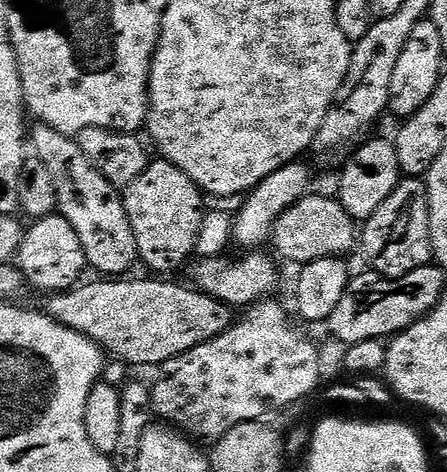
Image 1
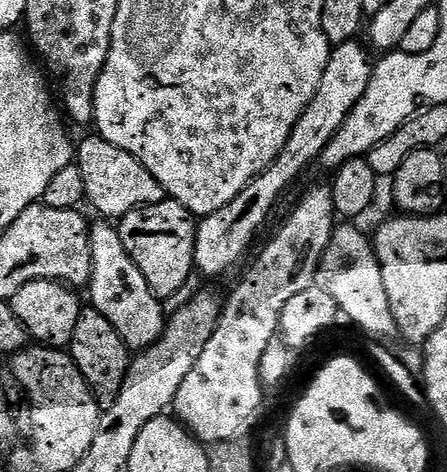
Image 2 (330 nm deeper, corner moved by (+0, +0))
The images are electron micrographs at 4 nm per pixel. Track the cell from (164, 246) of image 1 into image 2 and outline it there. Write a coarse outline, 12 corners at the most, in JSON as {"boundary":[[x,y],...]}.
{"boundary":[[166,198],[118,221],[122,246],[155,296],[196,263],[197,221]]}

